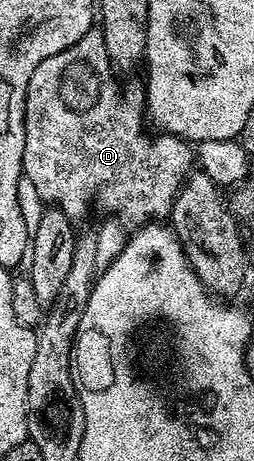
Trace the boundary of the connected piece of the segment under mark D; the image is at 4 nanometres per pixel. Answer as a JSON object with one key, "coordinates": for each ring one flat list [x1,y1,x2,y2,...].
{"coordinates":[[92,29,85,33,75,45,69,45,61,53,53,53,53,57,45,57,37,69,33,69,33,77,29,77,29,89,25,97,25,153,23,154,23,174,33,181,33,186,37,188,37,197,41,197,44,204,59,207,68,215,72,221,79,221,79,218,90,209,91,203,96,203,101,210,107,211,112,216,118,217,124,224,146,225,152,221,163,221,170,216,173,209,173,203,177,193,183,188,183,183,193,170,193,164,196,162,197,155,193,150,192,144,186,139,178,139,176,135,166,133,155,133,150,139,143,132,143,123,145,124,145,91,142,86,127,87,123,95,119,92,119,83,117,72,111,66,111,58,107,55,105,41,103,40,102,30]]}

